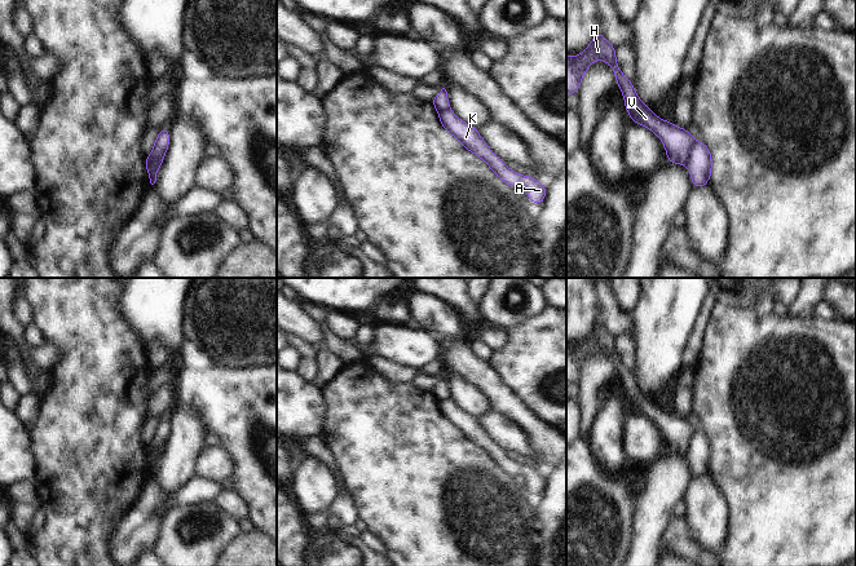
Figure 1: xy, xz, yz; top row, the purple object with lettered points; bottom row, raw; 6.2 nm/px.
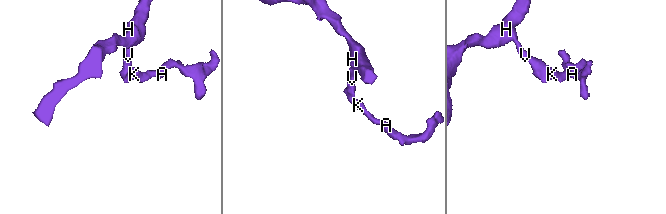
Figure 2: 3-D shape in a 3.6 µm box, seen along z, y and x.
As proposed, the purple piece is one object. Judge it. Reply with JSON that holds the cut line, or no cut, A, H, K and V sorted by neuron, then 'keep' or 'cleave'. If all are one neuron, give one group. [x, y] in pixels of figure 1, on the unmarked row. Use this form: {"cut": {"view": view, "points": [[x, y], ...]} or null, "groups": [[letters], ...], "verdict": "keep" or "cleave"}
{"cut": {"view": "yz", "points": [[697, 432], [687, 454]]}, "groups": [["A", "K"], ["H", "V"]], "verdict": "cleave"}

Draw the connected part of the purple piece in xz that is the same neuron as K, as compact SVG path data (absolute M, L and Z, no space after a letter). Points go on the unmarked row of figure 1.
M451 399L438 401L444 419L453 424L468 441L481 447L490 459L508 476L522 476L534 494L543 494L547 485L546 476L530 465L522 465L504 455L504 451L490 441L481 428L478 419L462 411Z

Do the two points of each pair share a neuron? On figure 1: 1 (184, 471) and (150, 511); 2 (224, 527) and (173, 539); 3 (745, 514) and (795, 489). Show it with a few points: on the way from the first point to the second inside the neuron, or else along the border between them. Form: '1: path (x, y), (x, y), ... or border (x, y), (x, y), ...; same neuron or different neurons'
1: border (151, 476), (157, 486), (168, 495); different neurons
2: path (211, 535), (193, 544), (186, 542); same neuron
3: path (758, 514), (770, 514), (782, 502); same neuron

